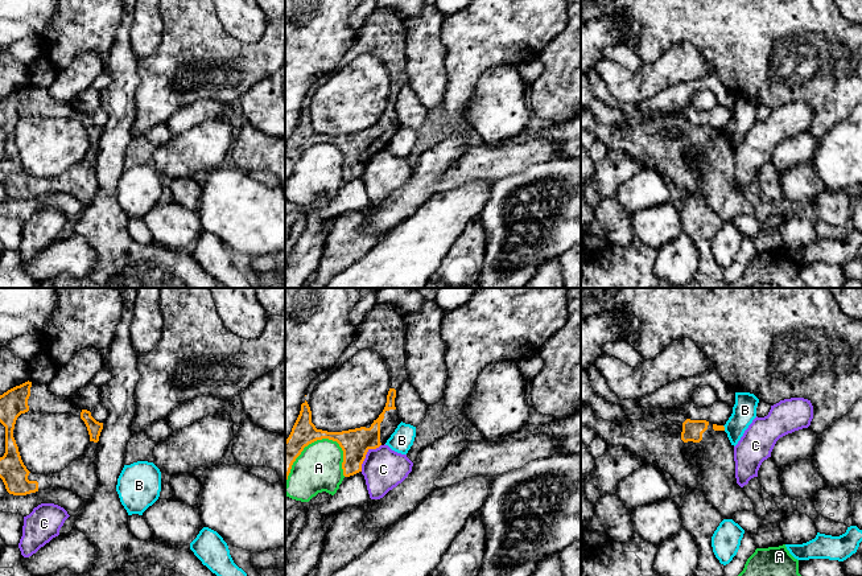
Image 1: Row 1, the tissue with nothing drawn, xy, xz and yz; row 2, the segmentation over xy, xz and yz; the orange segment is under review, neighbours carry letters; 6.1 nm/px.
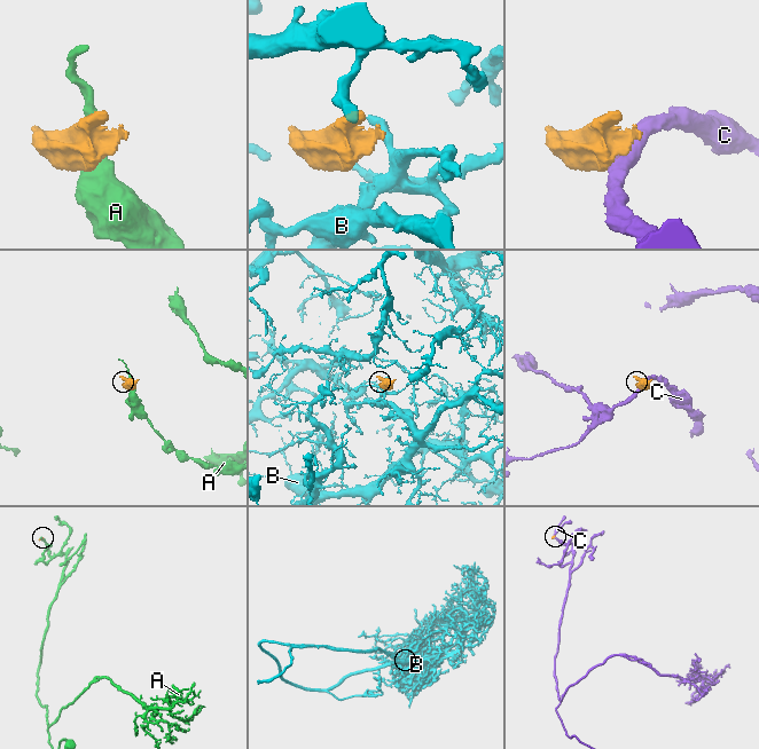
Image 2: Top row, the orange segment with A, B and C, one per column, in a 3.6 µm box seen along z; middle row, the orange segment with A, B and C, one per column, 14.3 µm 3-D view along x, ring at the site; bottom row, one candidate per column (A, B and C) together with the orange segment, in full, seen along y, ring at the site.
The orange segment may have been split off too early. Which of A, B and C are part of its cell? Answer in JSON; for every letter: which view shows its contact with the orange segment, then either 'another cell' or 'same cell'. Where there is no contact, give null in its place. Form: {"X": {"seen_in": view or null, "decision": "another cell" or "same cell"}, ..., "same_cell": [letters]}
{"A": {"seen_in": "xz", "decision": "another cell"}, "B": {"seen_in": "yz", "decision": "another cell"}, "C": {"seen_in": "xz", "decision": "another cell"}, "same_cell": []}

